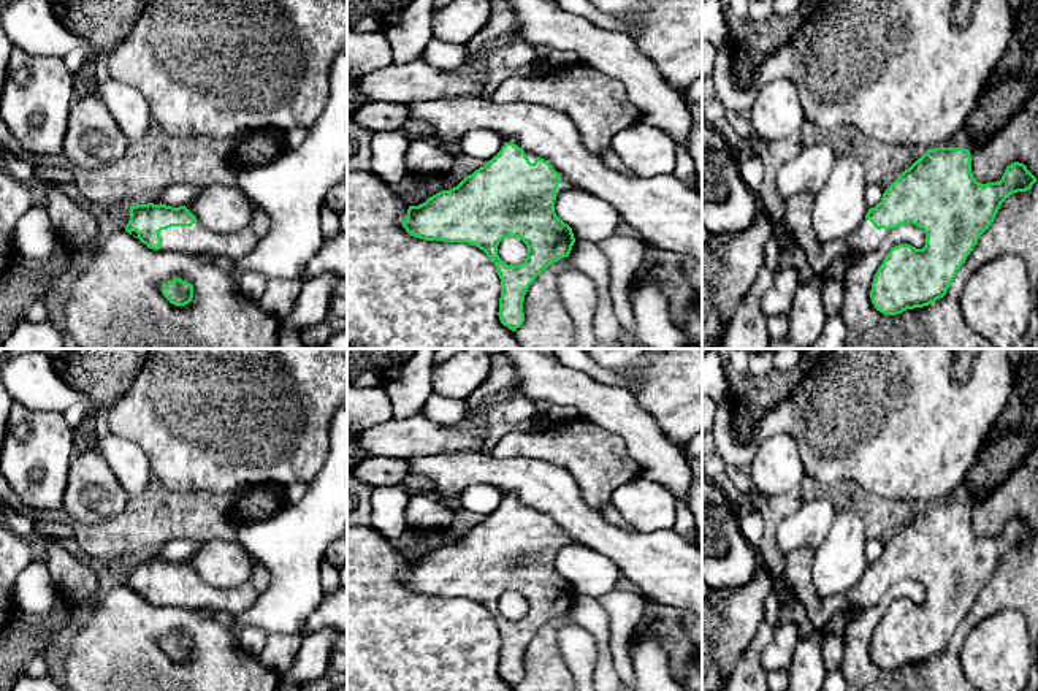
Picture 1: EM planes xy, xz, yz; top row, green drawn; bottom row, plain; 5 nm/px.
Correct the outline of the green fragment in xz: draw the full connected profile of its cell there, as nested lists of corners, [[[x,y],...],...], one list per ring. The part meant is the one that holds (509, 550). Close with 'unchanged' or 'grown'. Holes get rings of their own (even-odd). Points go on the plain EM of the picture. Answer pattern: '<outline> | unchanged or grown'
[[[504,498],[491,515],[456,542],[442,545],[418,561],[409,561],[403,582],[414,593],[467,597],[483,605],[501,634],[499,675],[515,686],[525,677],[523,656],[529,640],[550,620],[569,612],[575,597],[572,583],[555,567],[556,552],[567,544],[578,542],[555,520],[513,498]],[[507,591],[520,593],[526,599],[528,609],[523,618],[512,621],[499,613],[498,601]]] | grown

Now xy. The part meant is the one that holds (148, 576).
[[[162,558],[130,561],[125,586],[154,605],[233,615],[250,609],[260,594],[250,582],[228,590],[211,586],[185,561],[173,563]]] | grown

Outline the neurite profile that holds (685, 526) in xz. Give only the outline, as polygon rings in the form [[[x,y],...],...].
[[[675,499],[675,525],[672,529],[686,542],[697,544],[694,515],[688,502],[681,499]]]

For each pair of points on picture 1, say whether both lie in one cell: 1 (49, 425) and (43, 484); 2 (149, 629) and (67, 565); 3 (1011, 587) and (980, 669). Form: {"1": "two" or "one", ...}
{"1": "one", "2": "two", "3": "two"}

